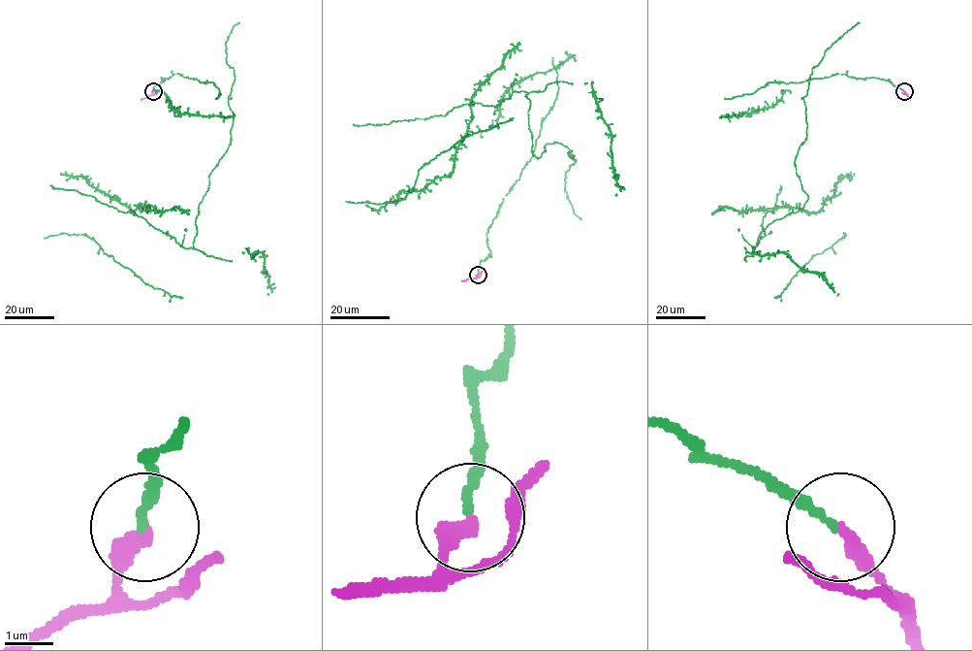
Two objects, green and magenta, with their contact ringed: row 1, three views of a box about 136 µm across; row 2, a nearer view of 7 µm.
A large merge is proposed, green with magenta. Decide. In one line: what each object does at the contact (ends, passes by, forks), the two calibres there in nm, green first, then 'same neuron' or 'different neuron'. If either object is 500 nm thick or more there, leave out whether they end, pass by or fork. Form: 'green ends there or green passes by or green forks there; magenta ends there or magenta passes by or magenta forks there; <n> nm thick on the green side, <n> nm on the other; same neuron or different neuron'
green ends there; magenta ends there; 170 nm thick on the green side, 360 nm on the other; different neuron

